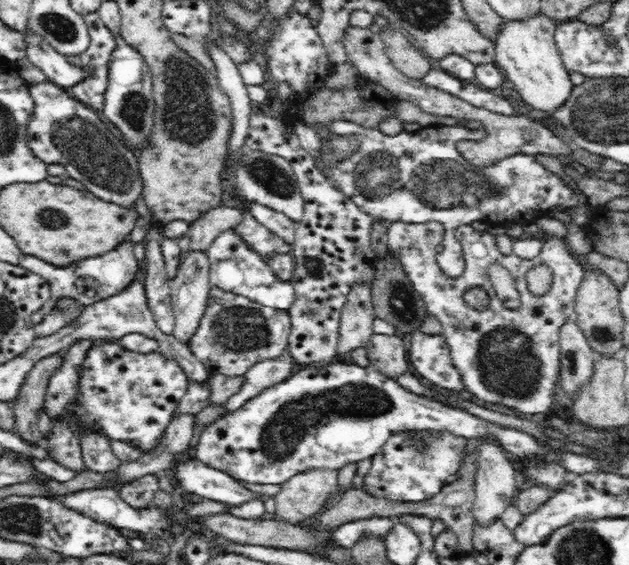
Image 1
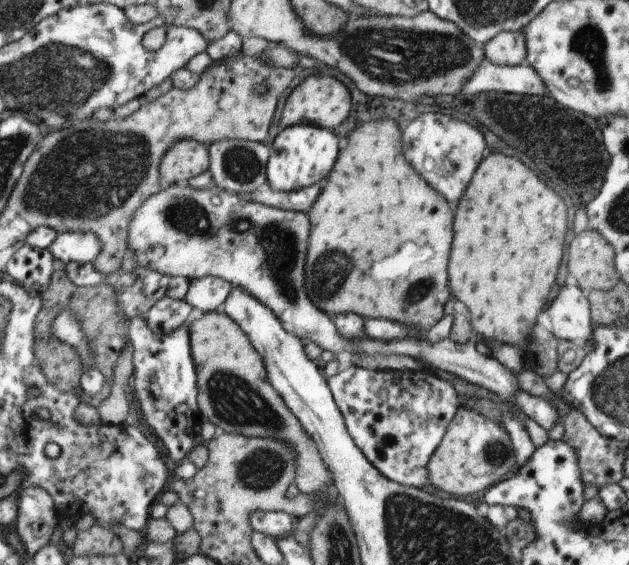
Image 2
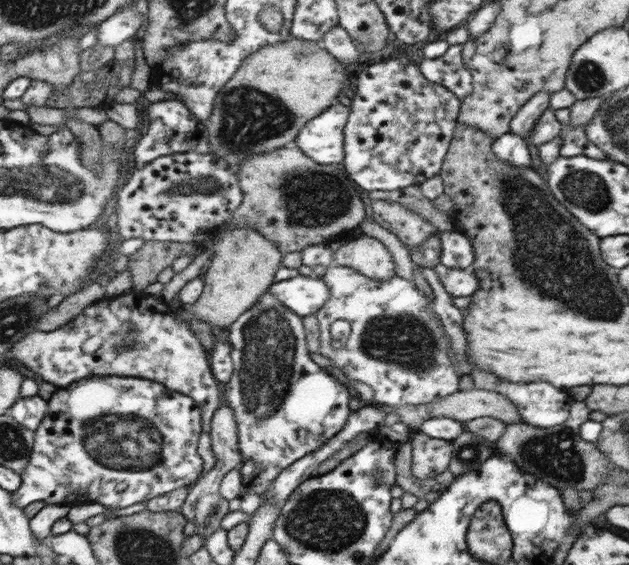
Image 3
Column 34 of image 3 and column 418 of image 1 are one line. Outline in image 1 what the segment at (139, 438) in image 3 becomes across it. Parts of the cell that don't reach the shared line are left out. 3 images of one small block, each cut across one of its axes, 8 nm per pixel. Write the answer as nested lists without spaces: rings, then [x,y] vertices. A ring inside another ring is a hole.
[[[431,431],[431,447],[425,451],[410,445],[406,433],[400,433],[388,439],[380,452],[373,457],[369,473],[364,477],[365,484],[373,497],[386,498],[400,503],[422,503],[436,498],[443,488],[446,476],[454,474],[460,468],[460,454],[467,451],[464,439],[455,437],[448,431]]]

